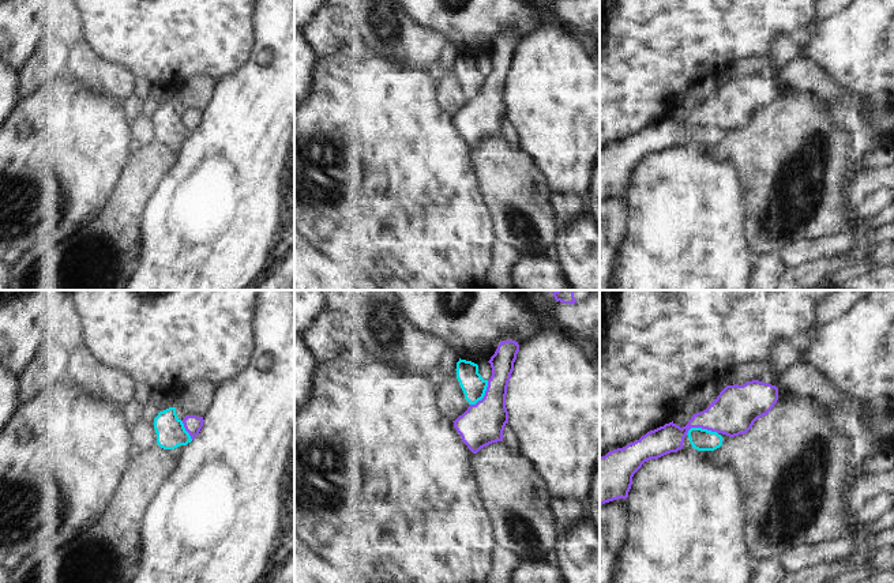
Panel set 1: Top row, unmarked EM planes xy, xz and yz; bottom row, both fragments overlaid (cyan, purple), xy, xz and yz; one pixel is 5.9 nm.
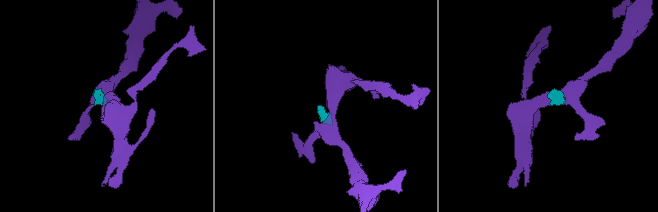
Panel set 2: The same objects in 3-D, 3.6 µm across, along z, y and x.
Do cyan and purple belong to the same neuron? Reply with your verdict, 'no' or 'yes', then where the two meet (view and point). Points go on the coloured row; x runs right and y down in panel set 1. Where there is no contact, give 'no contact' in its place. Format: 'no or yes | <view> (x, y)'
no | yz (701, 428)

